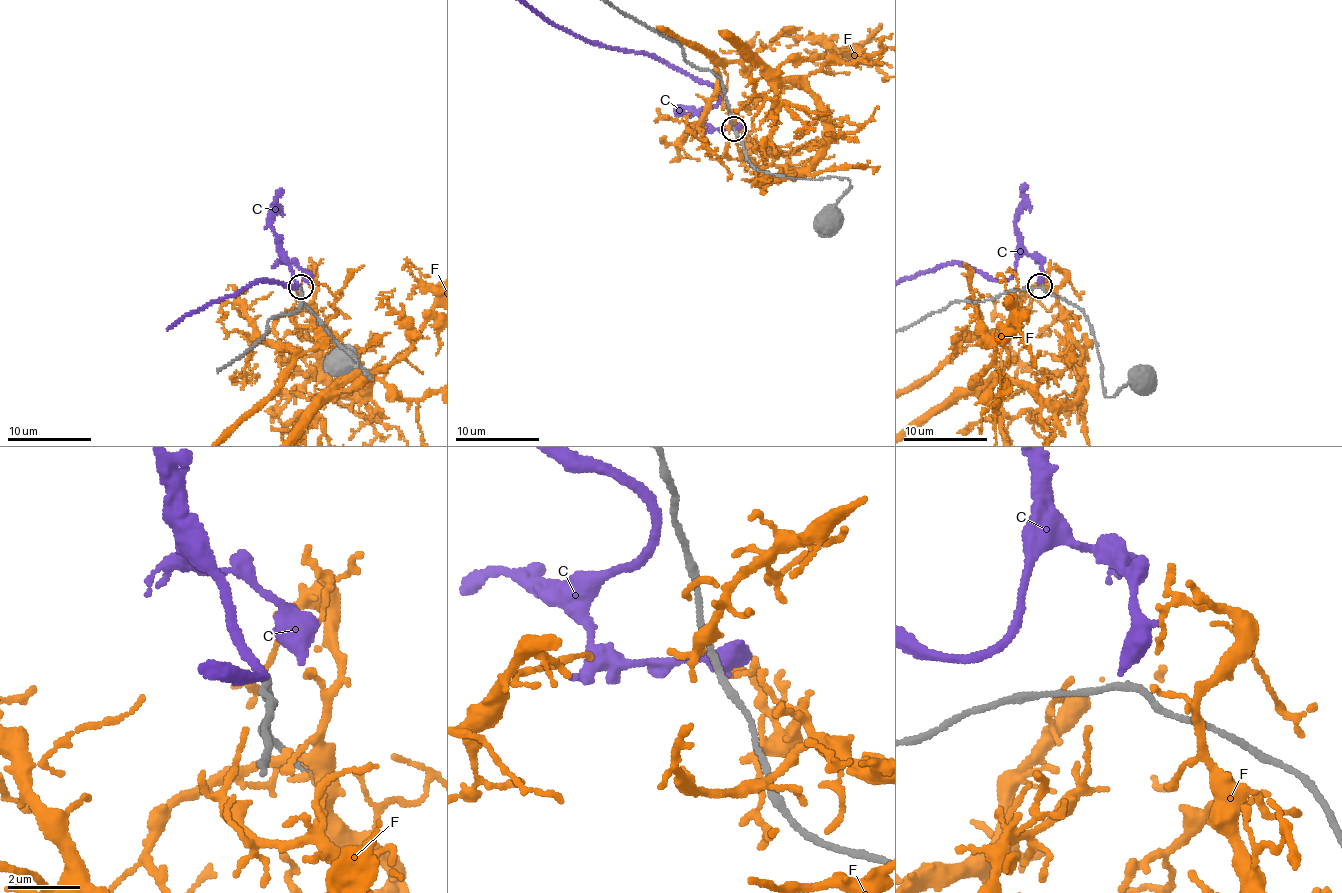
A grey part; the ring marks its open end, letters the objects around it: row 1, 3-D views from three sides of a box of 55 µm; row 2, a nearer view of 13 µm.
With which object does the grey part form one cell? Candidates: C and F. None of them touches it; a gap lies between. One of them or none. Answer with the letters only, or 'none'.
C

